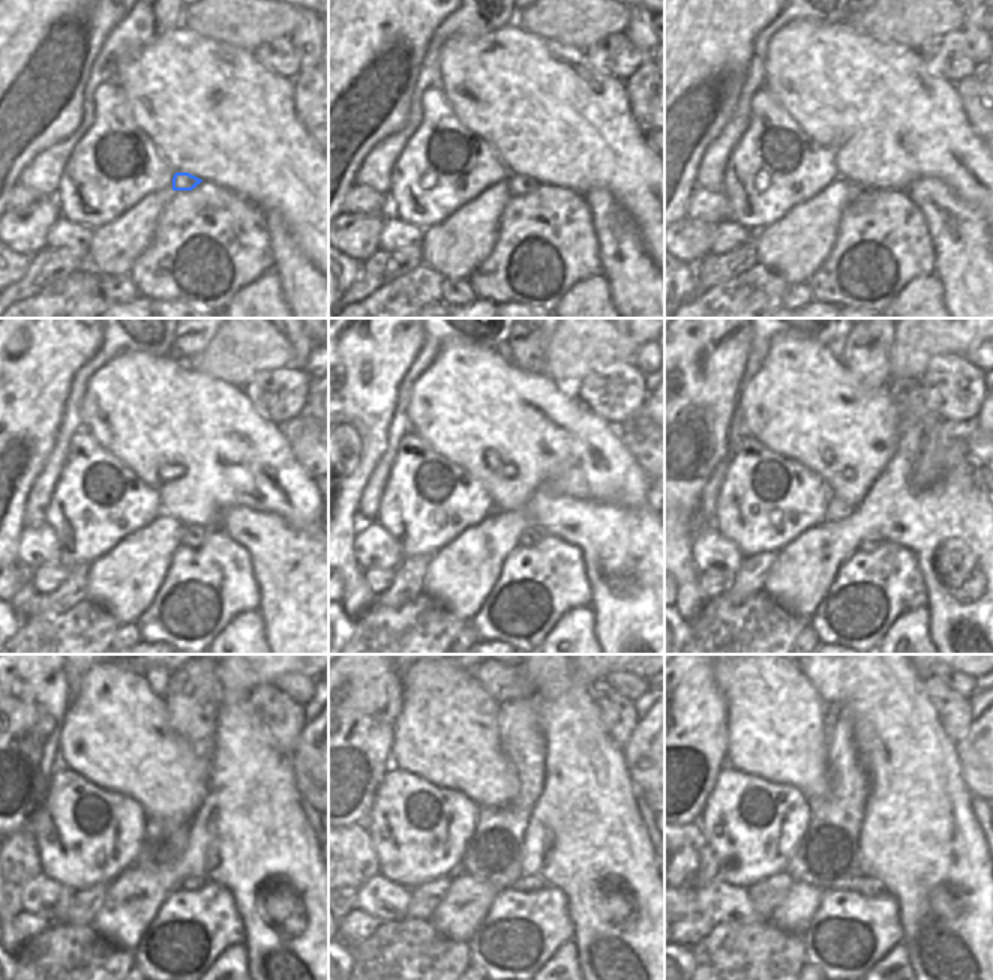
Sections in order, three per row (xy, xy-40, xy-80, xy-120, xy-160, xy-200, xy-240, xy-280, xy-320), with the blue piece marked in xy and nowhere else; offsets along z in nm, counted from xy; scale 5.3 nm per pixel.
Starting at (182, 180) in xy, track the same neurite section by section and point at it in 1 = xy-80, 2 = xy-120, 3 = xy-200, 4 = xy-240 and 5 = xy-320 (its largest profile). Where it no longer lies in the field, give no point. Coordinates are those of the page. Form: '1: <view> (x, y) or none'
1: xy-80 (858, 192)
2: xy-120 (192, 535)
3: xy-200 (869, 545)
4: xy-240 (189, 883)
5: xy-320 (867, 886)

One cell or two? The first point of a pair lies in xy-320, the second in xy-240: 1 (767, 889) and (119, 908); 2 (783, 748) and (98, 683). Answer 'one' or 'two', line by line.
1: two
2: one

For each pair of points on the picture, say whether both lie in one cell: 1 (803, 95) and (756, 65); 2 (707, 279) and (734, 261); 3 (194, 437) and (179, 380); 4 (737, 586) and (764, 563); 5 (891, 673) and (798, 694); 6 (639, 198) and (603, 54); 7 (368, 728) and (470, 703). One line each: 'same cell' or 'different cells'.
1: different cells
2: same cell
3: same cell
4: same cell
5: different cells
6: different cells
7: different cells

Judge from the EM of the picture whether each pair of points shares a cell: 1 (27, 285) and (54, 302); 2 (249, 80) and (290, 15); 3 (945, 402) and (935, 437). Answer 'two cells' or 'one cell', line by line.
1: two cells
2: two cells
3: two cells

